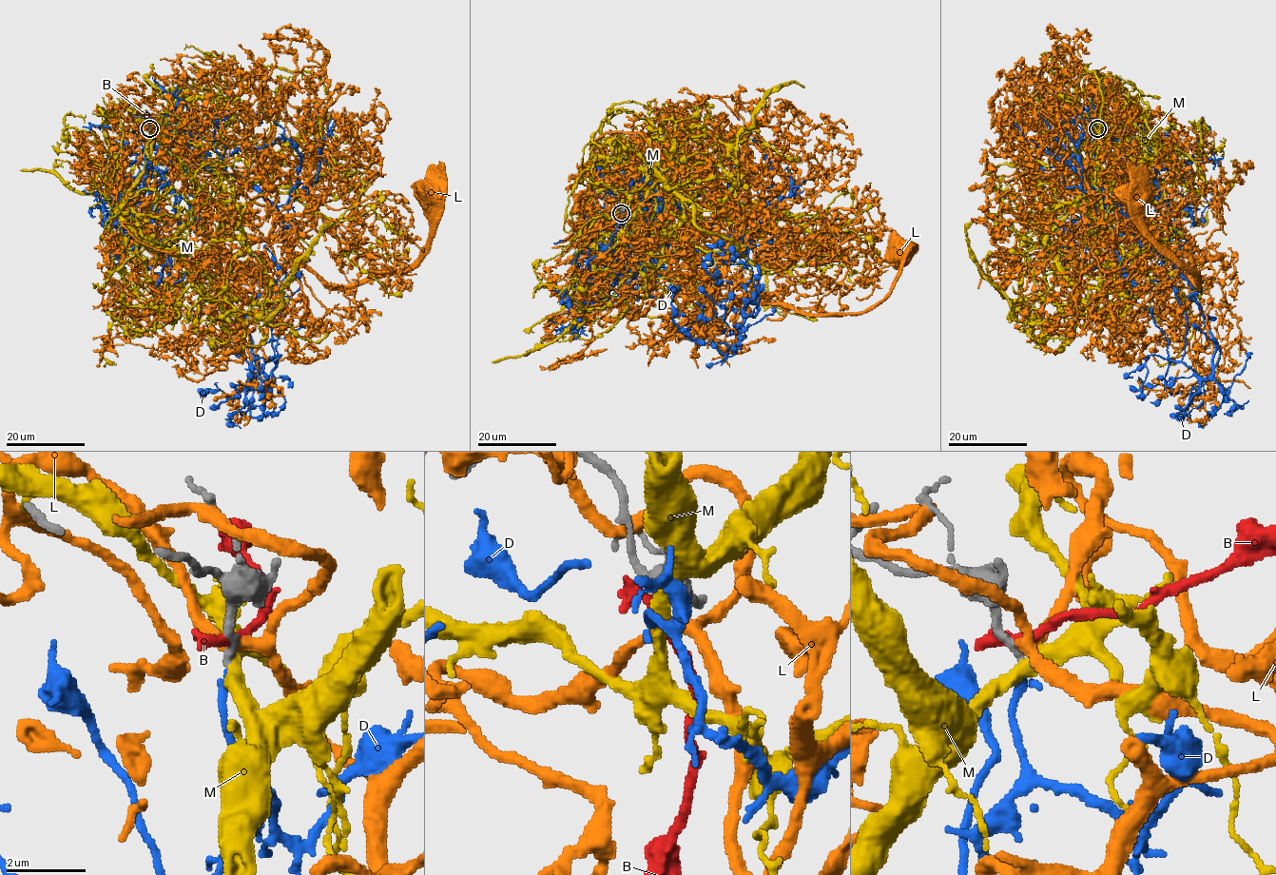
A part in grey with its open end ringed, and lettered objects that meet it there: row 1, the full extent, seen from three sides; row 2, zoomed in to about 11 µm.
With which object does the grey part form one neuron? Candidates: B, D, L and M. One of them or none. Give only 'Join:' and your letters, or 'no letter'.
Join: D

